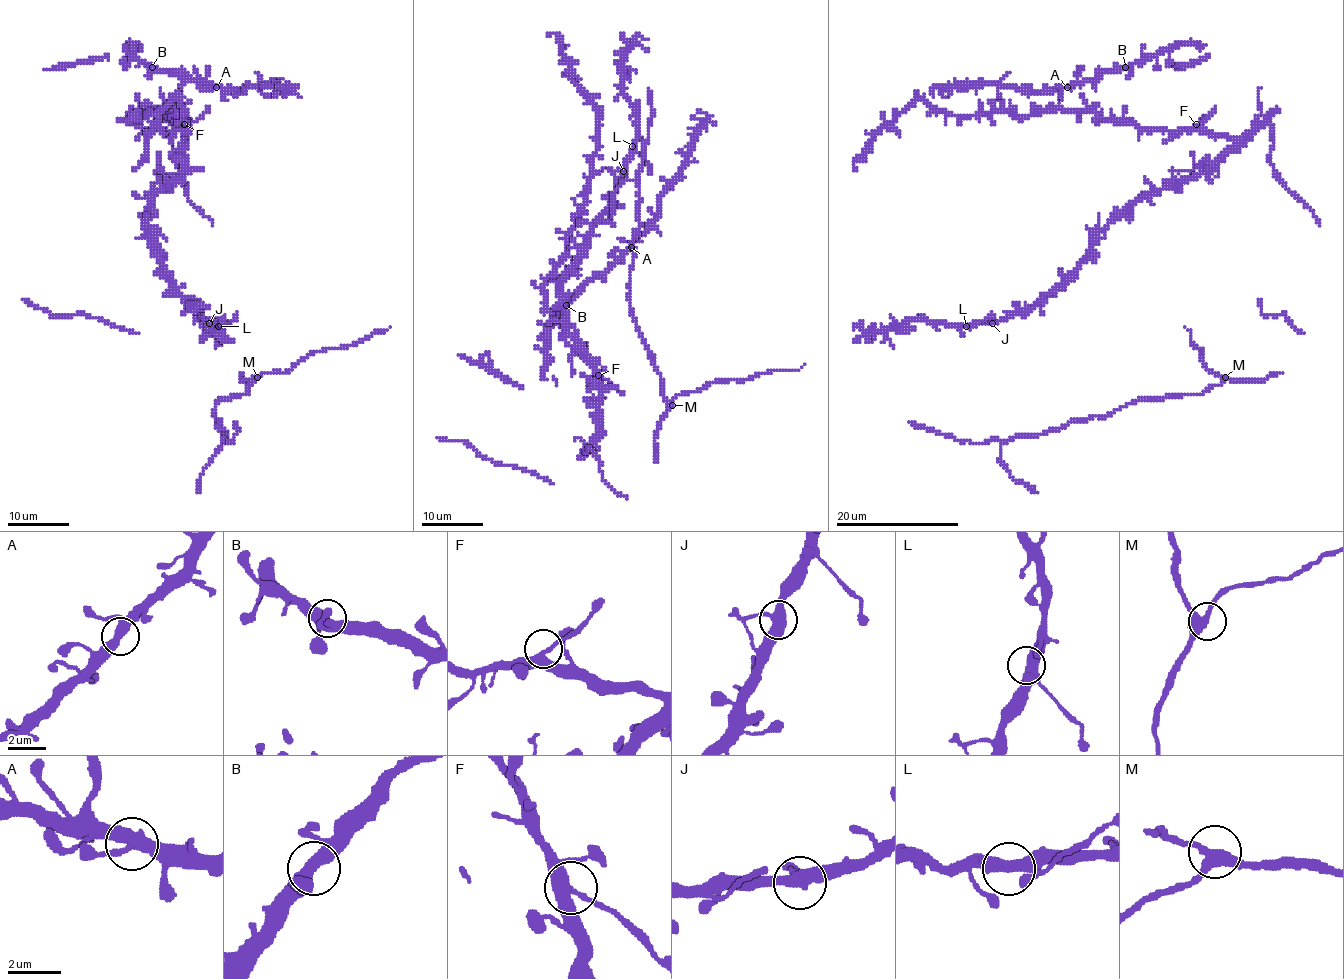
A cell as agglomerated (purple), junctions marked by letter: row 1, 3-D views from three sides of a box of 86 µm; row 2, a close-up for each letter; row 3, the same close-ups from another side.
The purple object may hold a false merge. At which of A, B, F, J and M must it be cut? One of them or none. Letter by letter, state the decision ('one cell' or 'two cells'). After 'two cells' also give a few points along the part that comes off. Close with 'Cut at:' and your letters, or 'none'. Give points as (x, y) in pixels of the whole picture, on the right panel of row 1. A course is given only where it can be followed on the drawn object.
A: one cell
B: one cell
F: one cell
J: one cell
M: one cell
Cut at: none

